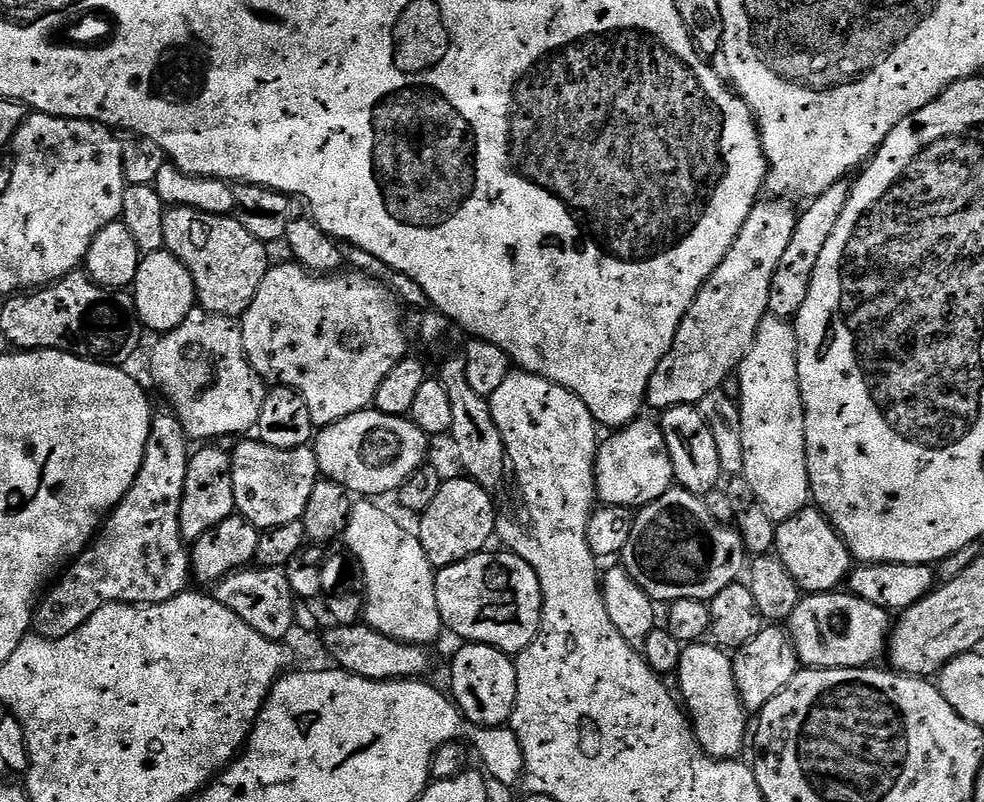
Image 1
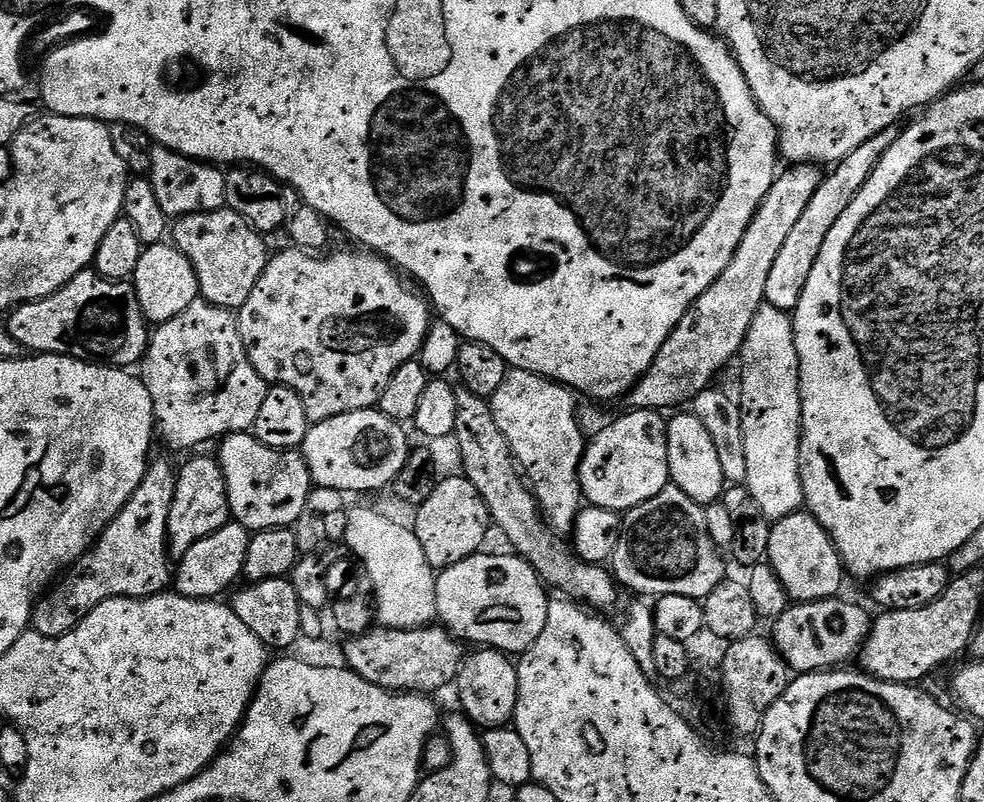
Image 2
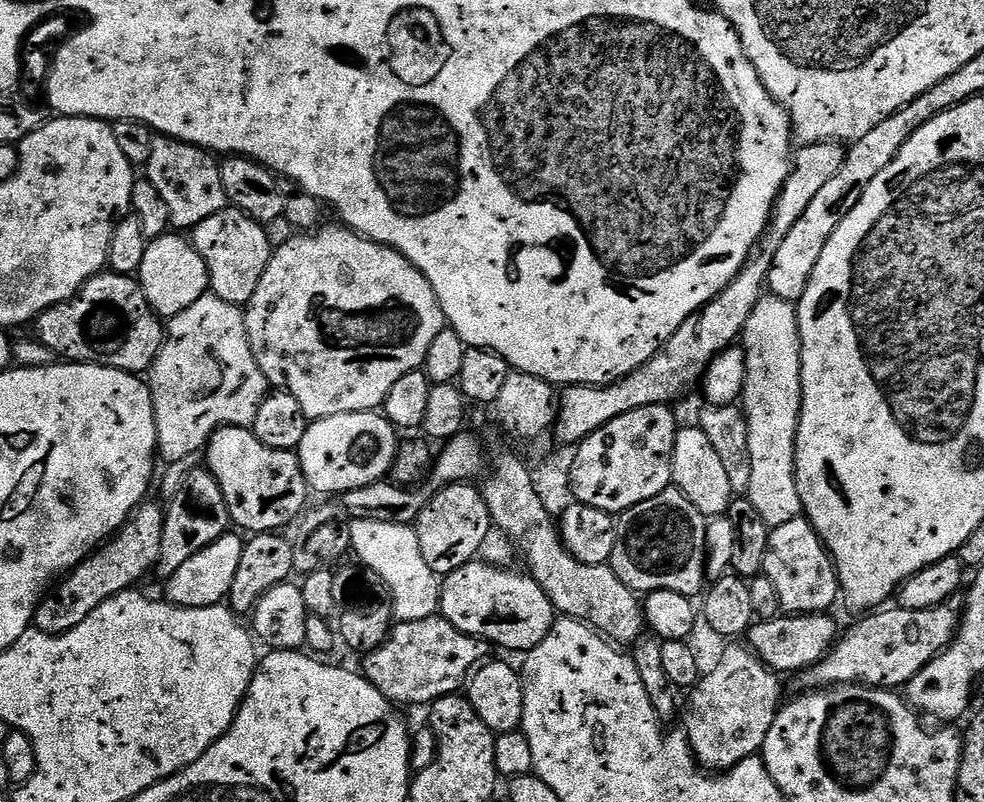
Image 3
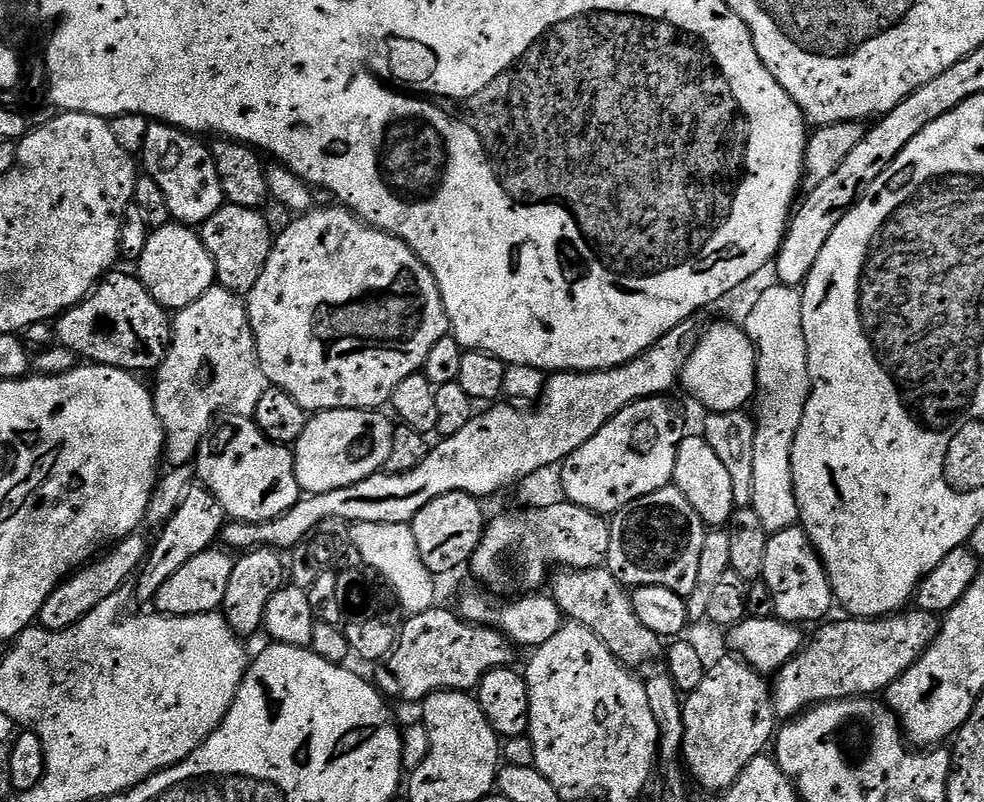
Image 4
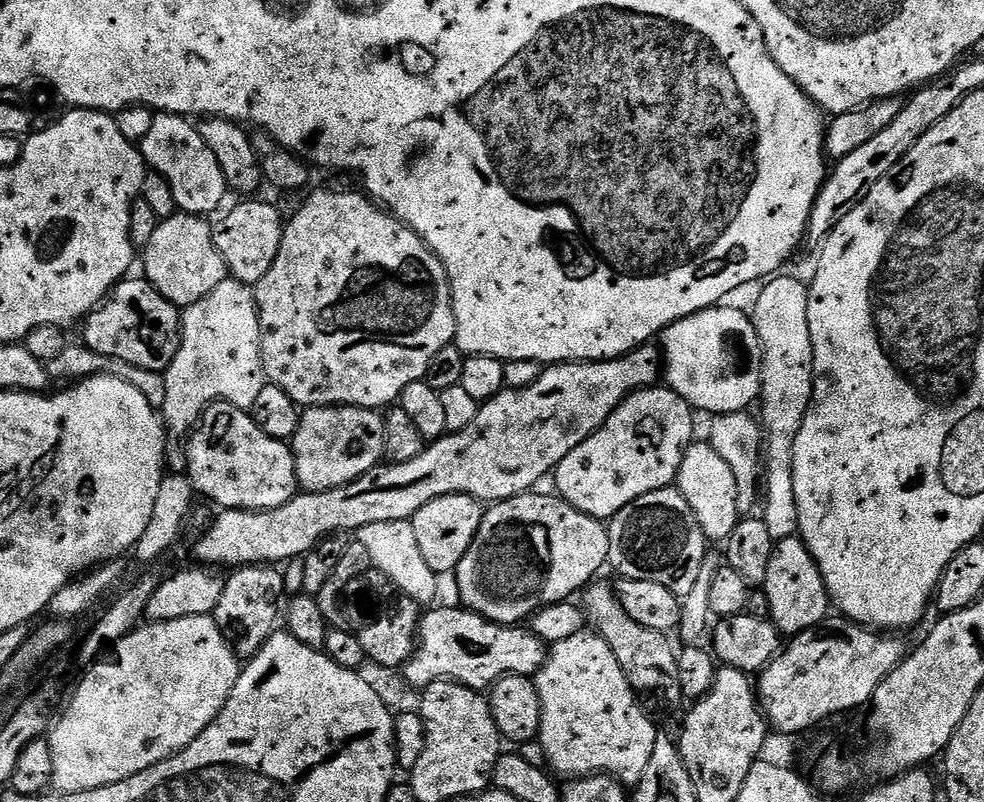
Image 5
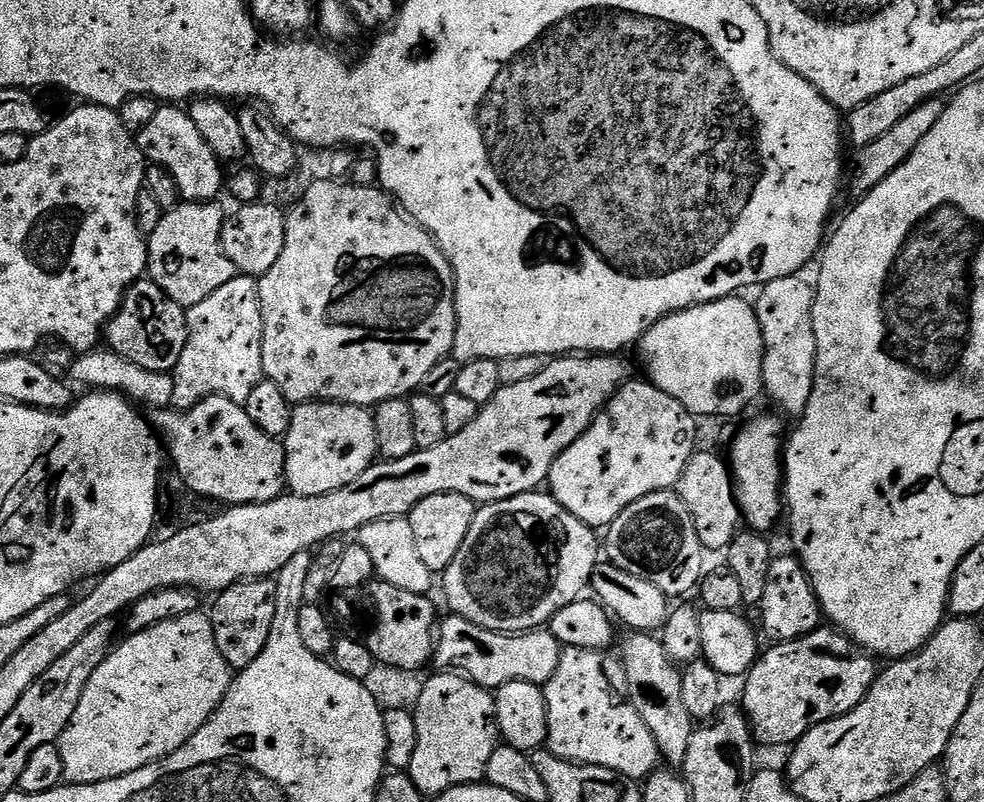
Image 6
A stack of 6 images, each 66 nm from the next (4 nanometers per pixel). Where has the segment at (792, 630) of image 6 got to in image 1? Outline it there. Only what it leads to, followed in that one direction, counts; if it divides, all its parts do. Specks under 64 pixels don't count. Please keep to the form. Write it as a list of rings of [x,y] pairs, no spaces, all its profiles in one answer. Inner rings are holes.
[[[806,507],[794,514],[794,518],[779,521],[775,527],[775,555],[780,557],[782,566],[790,570],[790,578],[798,582],[801,593],[834,592],[847,581],[854,567],[852,551],[819,508]]]

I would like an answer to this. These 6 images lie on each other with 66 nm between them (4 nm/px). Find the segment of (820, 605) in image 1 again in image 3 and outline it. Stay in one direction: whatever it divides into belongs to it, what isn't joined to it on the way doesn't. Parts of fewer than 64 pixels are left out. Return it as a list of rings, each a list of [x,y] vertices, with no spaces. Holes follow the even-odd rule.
[[[781,614],[775,620],[760,620],[753,623],[746,633],[747,647],[751,648],[756,657],[773,672],[799,674],[821,660],[836,643],[838,631],[836,632],[836,624],[830,617],[828,614],[813,616]]]

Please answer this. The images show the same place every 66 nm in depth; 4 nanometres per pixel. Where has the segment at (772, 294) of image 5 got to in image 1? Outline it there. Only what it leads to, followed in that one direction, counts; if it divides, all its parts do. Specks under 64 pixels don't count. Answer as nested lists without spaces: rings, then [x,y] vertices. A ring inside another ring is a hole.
[[[767,315],[761,320],[754,342],[740,363],[738,405],[742,424],[745,466],[742,476],[753,487],[757,501],[772,521],[794,518],[810,504],[806,422],[798,382],[798,338],[787,320]]]

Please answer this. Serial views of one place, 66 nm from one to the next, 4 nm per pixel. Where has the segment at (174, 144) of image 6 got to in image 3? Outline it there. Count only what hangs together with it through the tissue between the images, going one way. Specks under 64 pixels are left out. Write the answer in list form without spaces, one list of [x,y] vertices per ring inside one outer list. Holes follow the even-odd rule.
[[[153,135],[150,162],[146,166],[146,179],[154,182],[166,206],[170,206],[172,228],[191,230],[197,228],[210,214],[218,214],[229,207],[228,195],[222,186],[220,160],[207,148],[199,148],[169,136]]]

